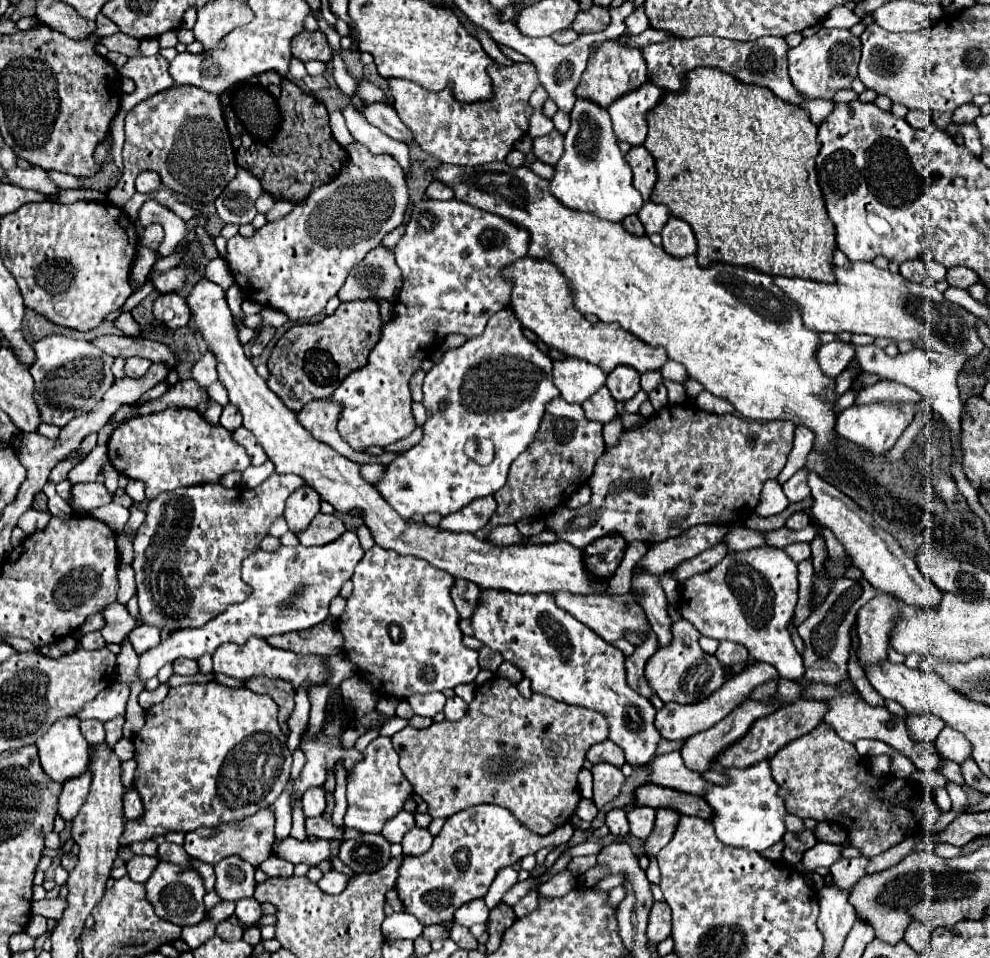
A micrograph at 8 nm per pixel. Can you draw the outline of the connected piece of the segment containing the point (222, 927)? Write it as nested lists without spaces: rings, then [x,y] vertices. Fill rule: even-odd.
[[[224,921],[216,927],[216,935],[224,941],[238,941],[238,939],[242,939],[242,933],[244,933],[244,929],[238,925],[232,925],[230,921]]]

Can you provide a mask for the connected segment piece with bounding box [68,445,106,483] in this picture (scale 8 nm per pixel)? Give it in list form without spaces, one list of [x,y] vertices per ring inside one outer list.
[[[100,445],[100,447],[94,447],[92,453],[86,455],[86,459],[82,463],[78,463],[70,473],[68,473],[68,479],[72,483],[80,483],[80,481],[96,481],[98,477],[98,471],[100,471],[100,465],[104,461],[104,455],[106,455],[106,447]]]

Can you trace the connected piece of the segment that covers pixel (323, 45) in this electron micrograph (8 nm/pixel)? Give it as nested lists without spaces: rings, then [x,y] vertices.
[[[304,31],[296,39],[292,39],[292,55],[302,61],[324,61],[330,63],[332,51],[328,47],[326,35],[318,31]]]

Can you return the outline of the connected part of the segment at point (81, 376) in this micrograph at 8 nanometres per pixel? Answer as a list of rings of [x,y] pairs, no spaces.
[[[48,335],[34,343],[36,365],[32,367],[32,377],[36,383],[34,399],[42,413],[42,421],[48,425],[64,427],[76,415],[90,411],[112,387],[112,363],[114,357],[102,353],[88,341],[76,341],[64,335]]]

